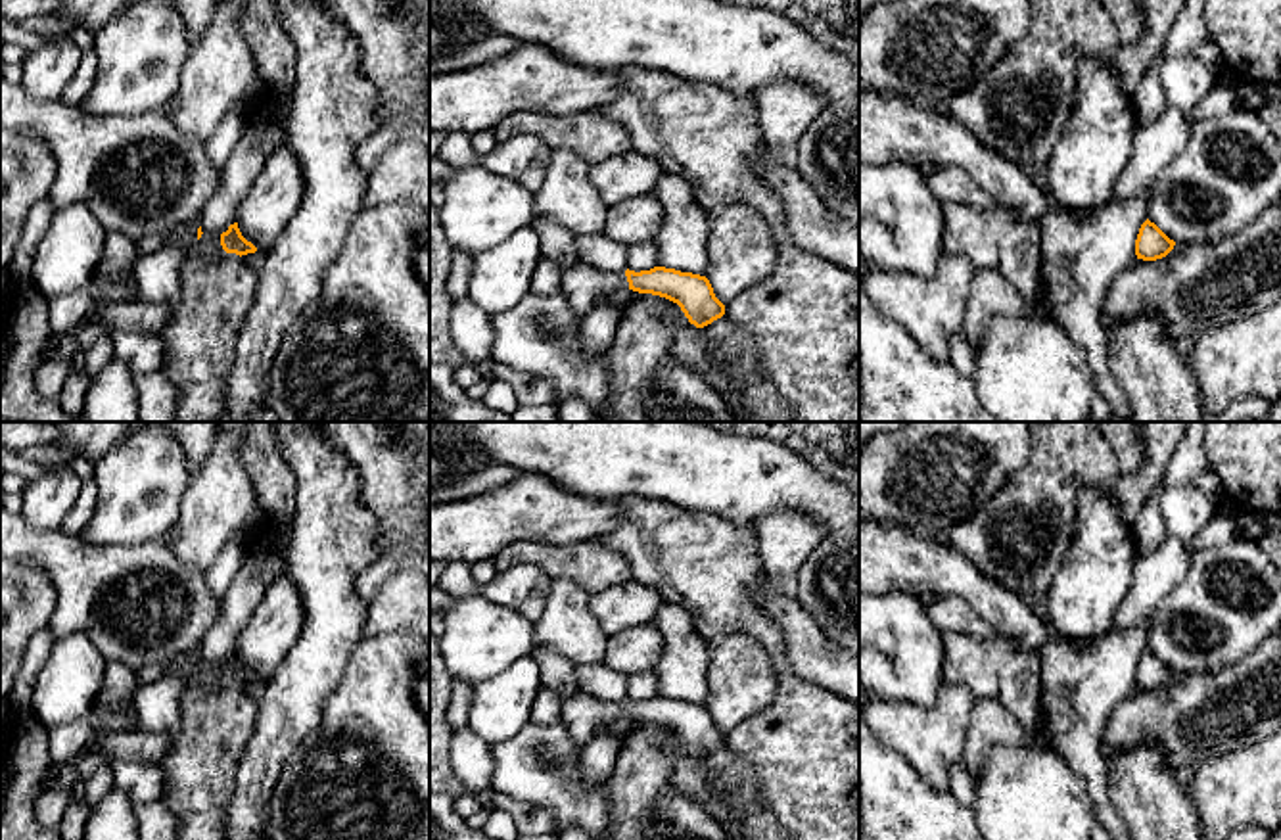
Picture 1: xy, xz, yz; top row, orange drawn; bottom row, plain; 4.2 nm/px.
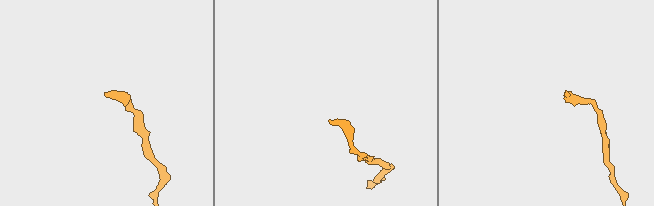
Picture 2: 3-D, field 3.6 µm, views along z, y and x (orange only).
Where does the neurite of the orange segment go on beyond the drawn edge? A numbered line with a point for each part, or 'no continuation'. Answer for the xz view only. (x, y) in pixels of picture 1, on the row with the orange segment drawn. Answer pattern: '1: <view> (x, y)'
1: xz (582, 284)

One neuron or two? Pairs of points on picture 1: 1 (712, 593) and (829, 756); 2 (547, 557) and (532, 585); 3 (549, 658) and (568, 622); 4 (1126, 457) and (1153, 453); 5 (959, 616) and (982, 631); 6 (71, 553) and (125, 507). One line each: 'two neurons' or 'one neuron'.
1: one neuron
2: two neurons
3: two neurons
4: two neurons
5: one neuron
6: two neurons

